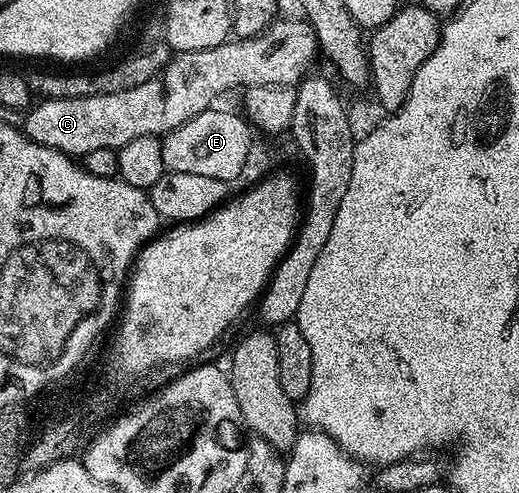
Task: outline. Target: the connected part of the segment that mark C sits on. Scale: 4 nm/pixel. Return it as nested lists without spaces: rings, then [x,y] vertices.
[[[277,19],[268,29],[248,40],[229,38],[224,43],[210,50],[194,50],[193,52],[175,53],[165,64],[157,76],[152,76],[138,86],[130,86],[130,90],[118,90],[110,94],[83,96],[82,98],[41,99],[27,109],[22,130],[34,142],[48,146],[73,158],[84,158],[91,152],[100,152],[103,148],[119,150],[134,138],[143,136],[159,136],[161,138],[173,132],[178,126],[190,122],[198,114],[209,111],[212,104],[227,88],[247,90],[258,86],[299,85],[305,76],[313,71],[312,63],[318,58],[318,45],[314,30],[303,19]]]

